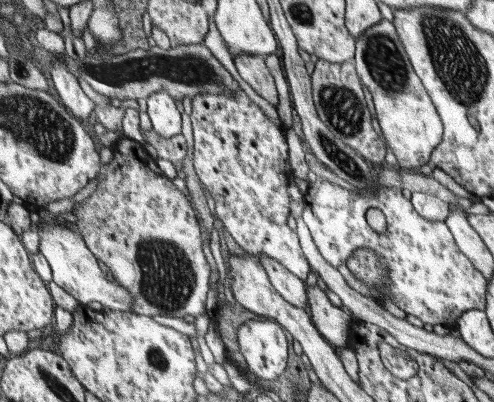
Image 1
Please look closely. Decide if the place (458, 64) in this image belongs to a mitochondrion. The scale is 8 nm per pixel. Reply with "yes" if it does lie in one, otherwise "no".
yes

